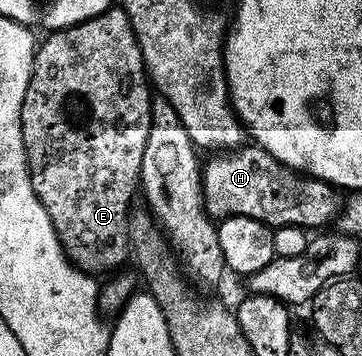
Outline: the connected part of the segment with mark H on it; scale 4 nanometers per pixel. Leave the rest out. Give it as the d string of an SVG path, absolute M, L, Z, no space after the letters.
M248 147L224 150L219 153L221 156L212 156L205 164L203 161L203 198L210 205L213 221L219 222L227 216L245 216L267 224L273 230L286 226L305 230L323 229L324 222L337 211L337 189L317 176L288 168L275 160L265 148Z

